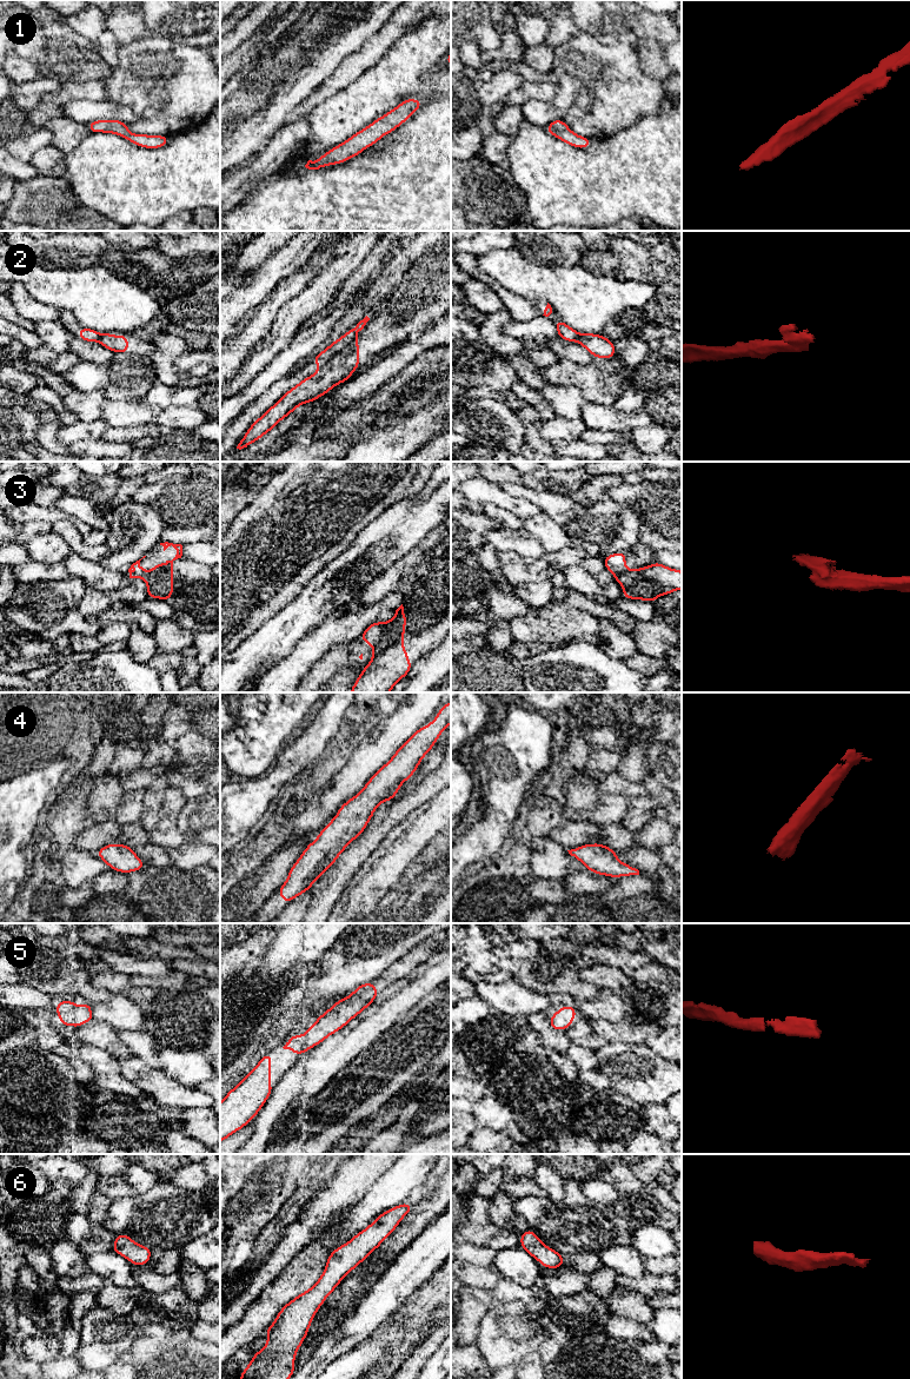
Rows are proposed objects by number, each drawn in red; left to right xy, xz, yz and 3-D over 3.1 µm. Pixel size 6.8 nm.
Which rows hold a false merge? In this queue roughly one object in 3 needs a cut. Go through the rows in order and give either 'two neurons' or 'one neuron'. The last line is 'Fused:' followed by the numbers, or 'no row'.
1: one neuron
2: two neurons
3: two neurons
4: one neuron
5: one neuron
6: one neuron
Fused: 2, 3

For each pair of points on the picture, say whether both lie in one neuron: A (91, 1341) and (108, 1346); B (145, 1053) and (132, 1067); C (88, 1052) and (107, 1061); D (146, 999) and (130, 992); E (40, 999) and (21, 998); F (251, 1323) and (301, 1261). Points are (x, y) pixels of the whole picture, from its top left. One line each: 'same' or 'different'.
A: same
B: different
C: same
D: same
E: same
F: same

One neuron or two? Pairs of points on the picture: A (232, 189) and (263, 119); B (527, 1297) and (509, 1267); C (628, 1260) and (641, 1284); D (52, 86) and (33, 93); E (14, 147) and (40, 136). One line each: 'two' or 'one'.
A: two
B: two
C: two
D: one
E: one

